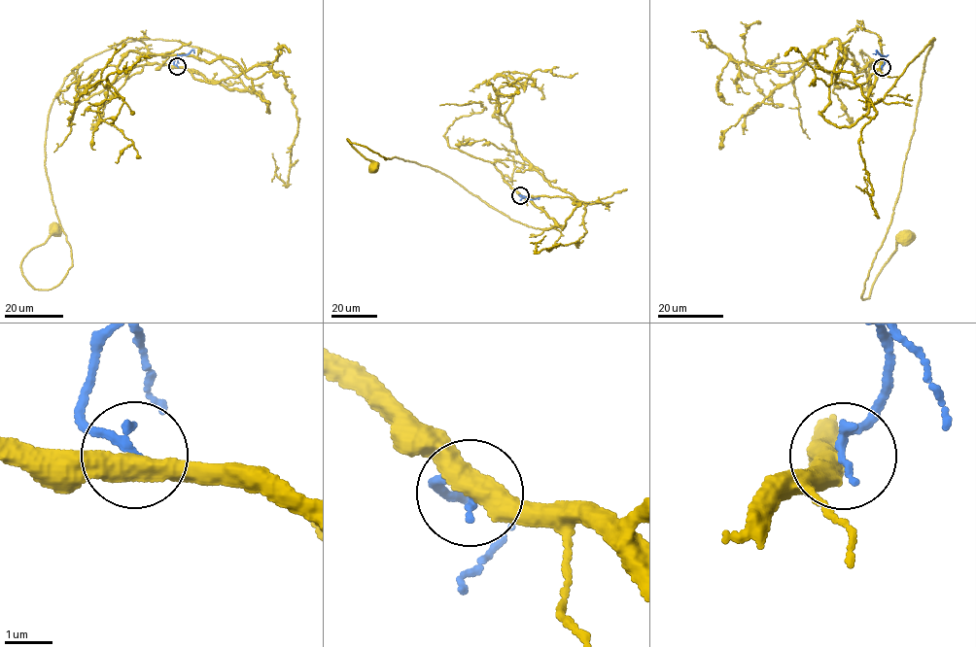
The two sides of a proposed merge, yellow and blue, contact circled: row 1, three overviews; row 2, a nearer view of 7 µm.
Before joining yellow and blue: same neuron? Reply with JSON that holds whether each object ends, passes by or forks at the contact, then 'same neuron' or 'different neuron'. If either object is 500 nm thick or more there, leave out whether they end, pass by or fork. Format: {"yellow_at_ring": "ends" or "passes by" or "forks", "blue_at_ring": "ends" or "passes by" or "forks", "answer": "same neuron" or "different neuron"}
{"yellow_at_ring": "passes by", "blue_at_ring": "ends", "answer": "same neuron"}

